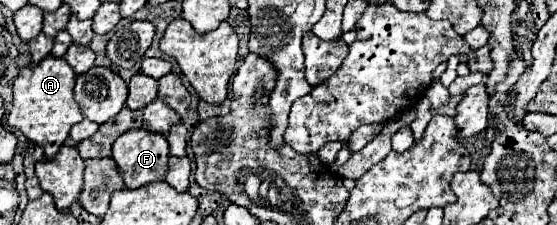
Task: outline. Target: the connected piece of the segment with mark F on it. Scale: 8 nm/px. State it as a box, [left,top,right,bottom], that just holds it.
[111,128,169,188]

